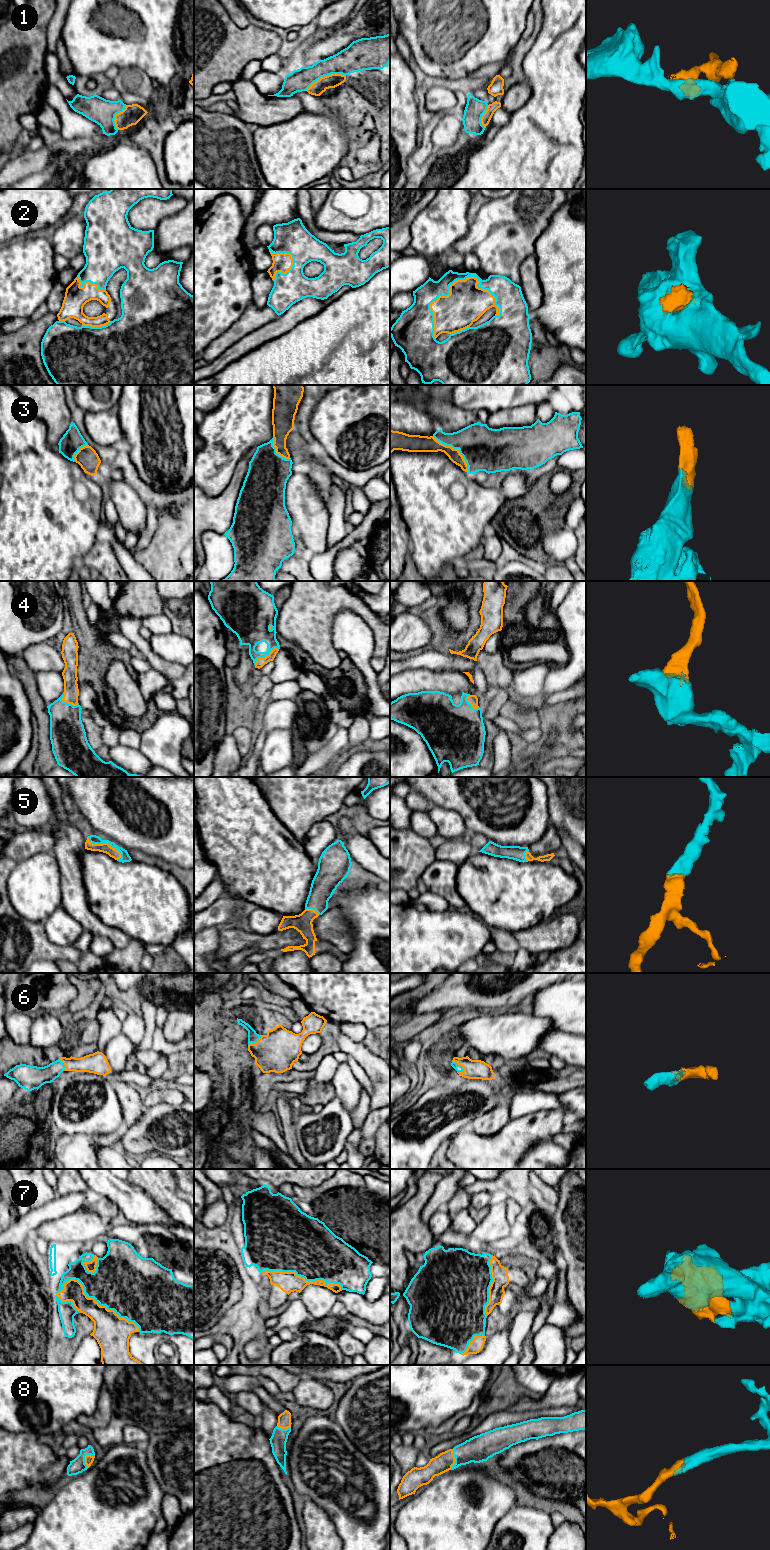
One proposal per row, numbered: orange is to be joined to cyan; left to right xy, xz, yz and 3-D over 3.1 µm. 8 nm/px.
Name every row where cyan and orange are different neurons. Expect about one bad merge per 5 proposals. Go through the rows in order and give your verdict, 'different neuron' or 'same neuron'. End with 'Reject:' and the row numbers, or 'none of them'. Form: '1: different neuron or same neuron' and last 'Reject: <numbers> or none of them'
1: different neuron
2: same neuron
3: same neuron
4: same neuron
5: same neuron
6: same neuron
7: same neuron
8: same neuron
Reject: 1

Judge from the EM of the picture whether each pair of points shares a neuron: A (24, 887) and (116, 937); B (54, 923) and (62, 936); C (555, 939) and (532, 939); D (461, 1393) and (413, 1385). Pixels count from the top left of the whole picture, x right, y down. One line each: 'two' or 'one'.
A: two
B: one
C: one
D: one

